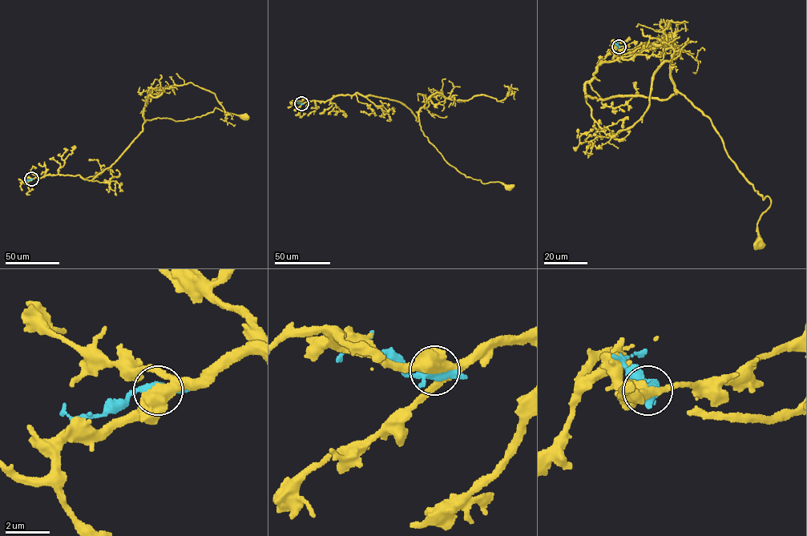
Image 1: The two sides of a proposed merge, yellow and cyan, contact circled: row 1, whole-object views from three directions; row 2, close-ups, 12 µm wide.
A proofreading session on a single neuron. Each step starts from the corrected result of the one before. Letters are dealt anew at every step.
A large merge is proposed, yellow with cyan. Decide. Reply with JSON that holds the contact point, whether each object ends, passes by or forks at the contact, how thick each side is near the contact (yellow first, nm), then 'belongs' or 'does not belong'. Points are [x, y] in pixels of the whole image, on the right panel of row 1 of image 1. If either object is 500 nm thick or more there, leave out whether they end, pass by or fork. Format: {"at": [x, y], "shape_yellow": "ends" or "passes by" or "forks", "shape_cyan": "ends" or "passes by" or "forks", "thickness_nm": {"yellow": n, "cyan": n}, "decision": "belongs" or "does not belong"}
{"at": [619, 46], "shape_yellow": "forks", "shape_cyan": "passes by", "thickness_nm": {"yellow": 480, "cyan": 360}, "decision": "does not belong"}

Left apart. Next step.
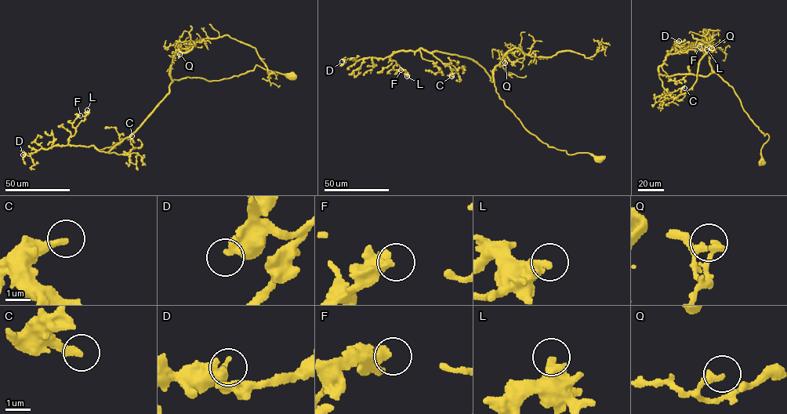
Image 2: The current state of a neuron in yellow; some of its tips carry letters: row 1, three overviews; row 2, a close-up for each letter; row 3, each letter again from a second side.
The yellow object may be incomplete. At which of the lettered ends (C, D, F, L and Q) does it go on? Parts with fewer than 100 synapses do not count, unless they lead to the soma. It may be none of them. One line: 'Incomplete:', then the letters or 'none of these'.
Incomplete: none of these

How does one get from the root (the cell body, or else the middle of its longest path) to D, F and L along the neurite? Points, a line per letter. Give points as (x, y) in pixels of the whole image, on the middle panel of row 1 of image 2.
D: (599, 159), (588, 153), (568, 154), (528, 132), (473, 59), (421, 49), (342, 61)
F: (599, 159), (568, 154), (528, 132), (476, 61), (400, 50), (390, 56), (400, 70)
L: (599, 159), (588, 153), (568, 154), (528, 132), (473, 59), (422, 49), (396, 51), (390, 59), (407, 76)

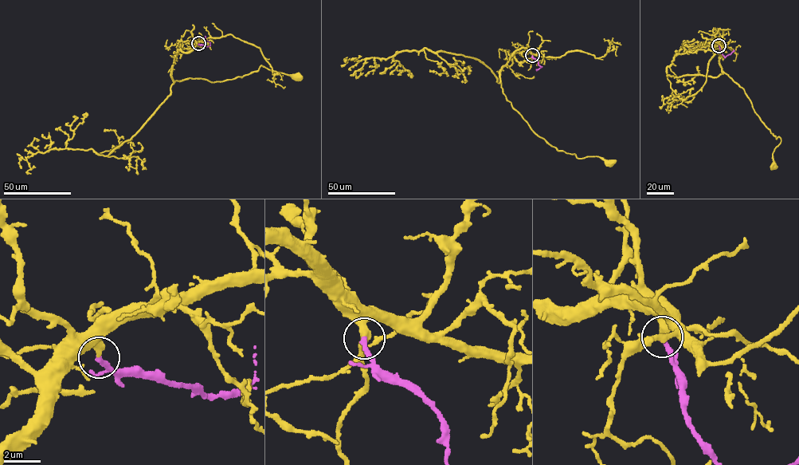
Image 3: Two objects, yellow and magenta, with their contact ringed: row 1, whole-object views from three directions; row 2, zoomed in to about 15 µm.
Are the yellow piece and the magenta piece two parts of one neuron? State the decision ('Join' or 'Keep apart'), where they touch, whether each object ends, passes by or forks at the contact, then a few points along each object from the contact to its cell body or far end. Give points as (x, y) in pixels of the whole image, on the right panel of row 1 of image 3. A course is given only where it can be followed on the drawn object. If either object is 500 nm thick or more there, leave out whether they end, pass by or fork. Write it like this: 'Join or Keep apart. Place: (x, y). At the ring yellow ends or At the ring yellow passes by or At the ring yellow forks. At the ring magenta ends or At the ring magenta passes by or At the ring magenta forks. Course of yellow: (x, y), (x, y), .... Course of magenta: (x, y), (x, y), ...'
Join. Place: (718, 45). At the ring yellow passes by. At the ring magenta ends. Course of yellow: (718, 45), (709, 41), (722, 46), (721, 68), (781, 139), (773, 153), (774, 165). Course of magenta: (718, 45), (725, 57), (733, 49)

